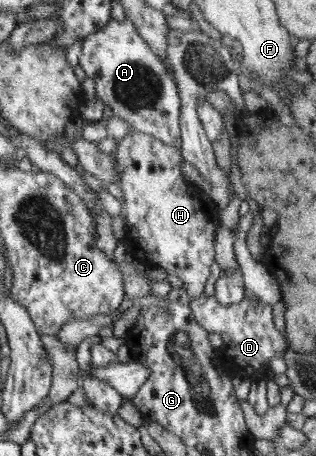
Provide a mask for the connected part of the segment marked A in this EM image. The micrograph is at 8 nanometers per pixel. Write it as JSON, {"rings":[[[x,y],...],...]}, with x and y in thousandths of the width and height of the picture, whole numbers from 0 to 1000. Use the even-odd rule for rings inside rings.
{"rings":[[[402,35],[389,46],[351,44],[351,50],[339,53],[326,66],[301,70],[294,75],[275,77],[259,92],[259,114],[250,123],[250,143],[269,156],[275,171],[294,169],[301,173],[301,197],[307,200],[304,215],[326,226],[329,232],[351,235],[358,248],[377,254],[386,263],[396,263],[415,279],[418,289],[446,289],[484,300],[494,300],[503,309],[516,311],[535,322],[573,325],[579,320],[579,296],[570,292],[570,211],[560,186],[554,184],[547,171],[532,164],[528,145],[522,145],[519,134],[506,132],[491,116],[481,114],[481,99],[472,96],[465,88],[443,75],[443,64],[434,61],[427,53]]]}

